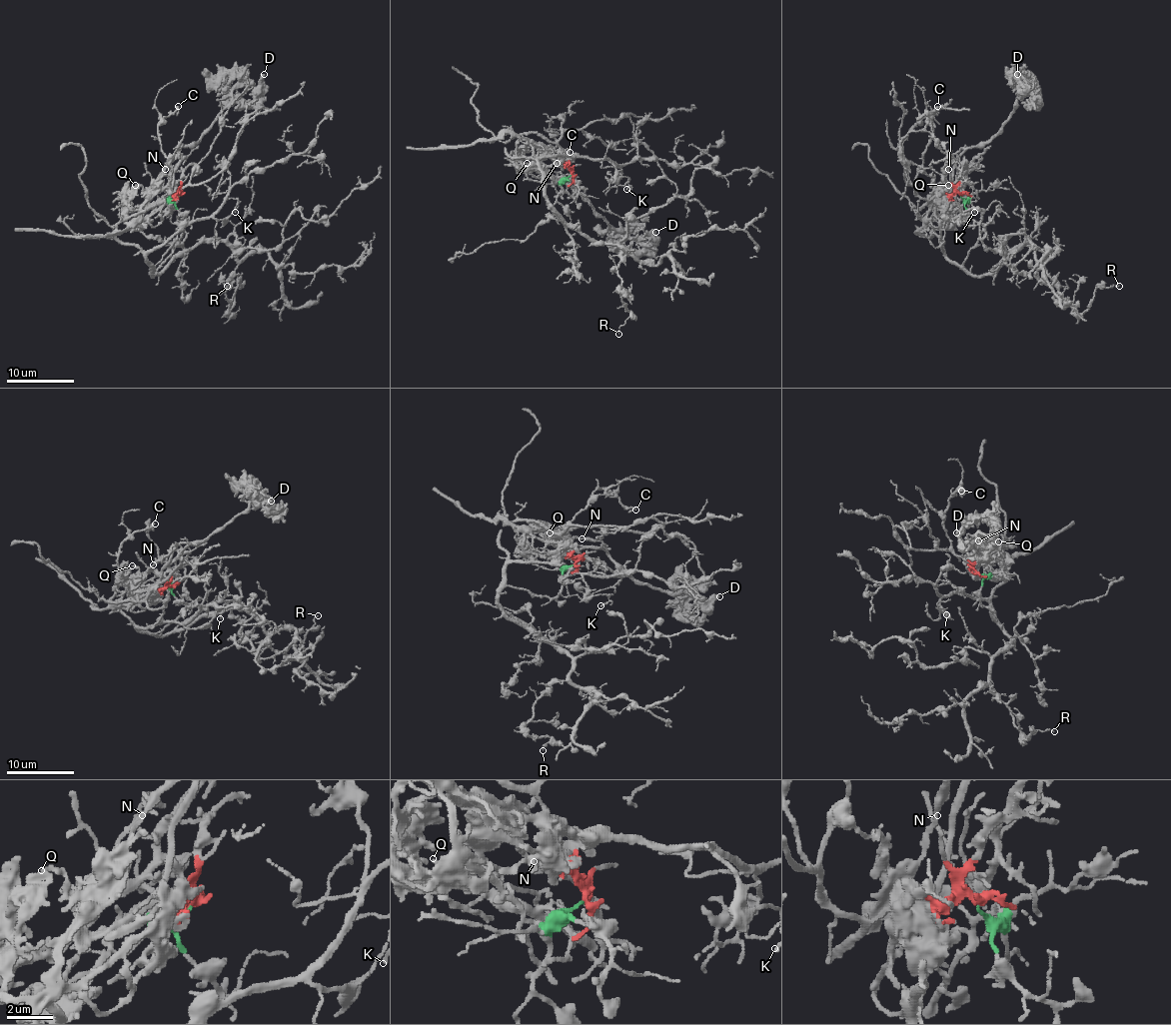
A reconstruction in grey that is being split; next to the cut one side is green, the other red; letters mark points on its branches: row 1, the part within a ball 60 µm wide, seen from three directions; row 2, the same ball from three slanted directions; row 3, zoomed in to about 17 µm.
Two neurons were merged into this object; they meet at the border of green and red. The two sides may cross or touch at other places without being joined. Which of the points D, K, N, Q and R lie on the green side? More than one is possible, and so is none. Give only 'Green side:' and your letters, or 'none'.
Green side: K, R

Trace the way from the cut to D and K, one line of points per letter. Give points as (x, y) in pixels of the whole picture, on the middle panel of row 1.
D: (572, 176), (574, 192), (622, 231), (625, 238), (619, 248), (622, 251), (646, 251), (656, 231)
K: (571, 176), (579, 189), (574, 198), (539, 162), (605, 159), (627, 181), (625, 189)

